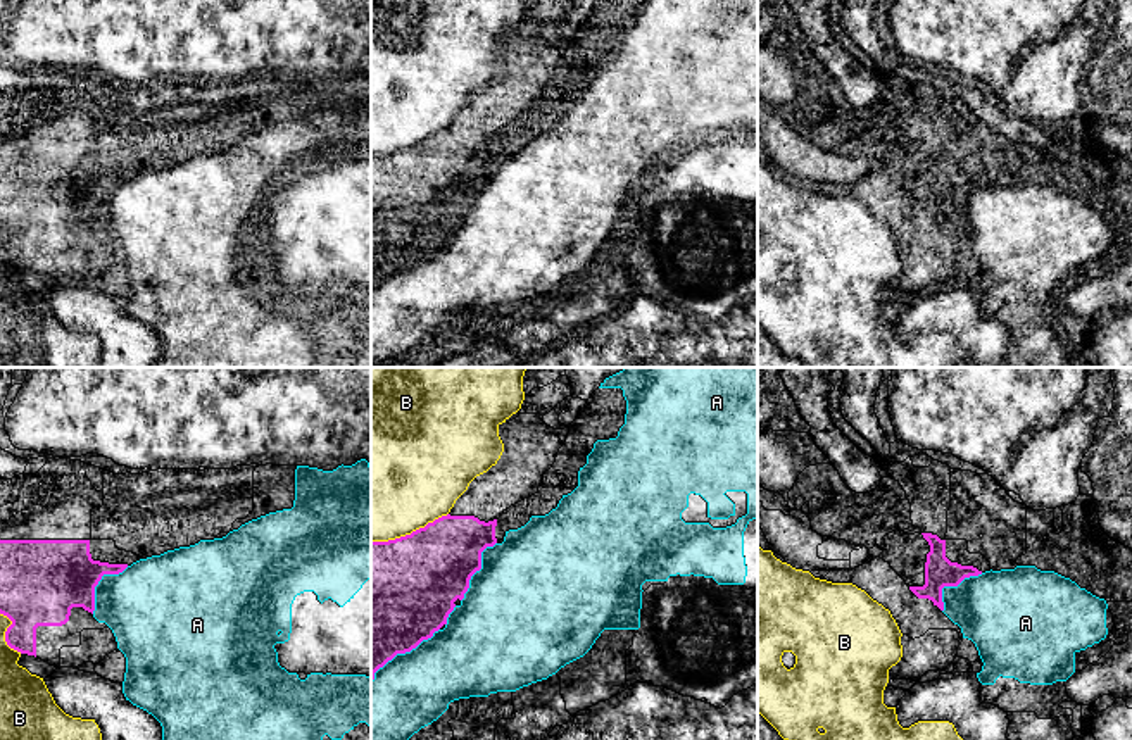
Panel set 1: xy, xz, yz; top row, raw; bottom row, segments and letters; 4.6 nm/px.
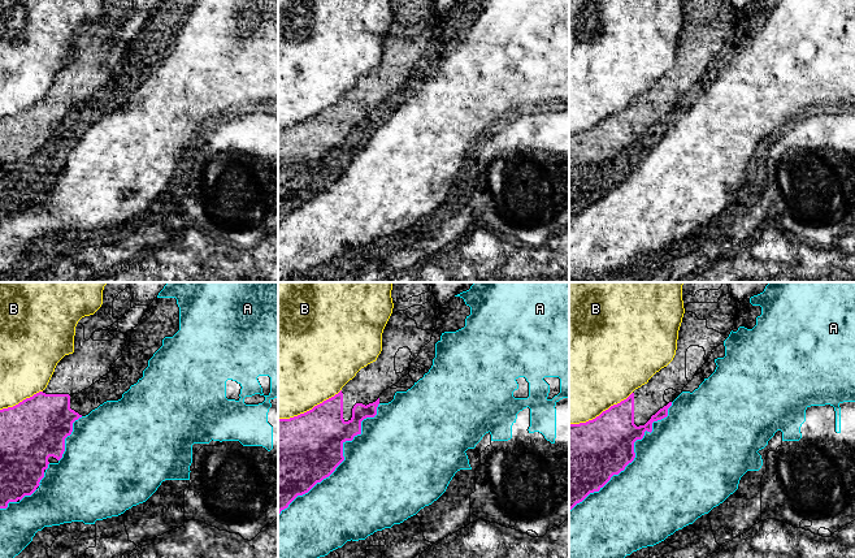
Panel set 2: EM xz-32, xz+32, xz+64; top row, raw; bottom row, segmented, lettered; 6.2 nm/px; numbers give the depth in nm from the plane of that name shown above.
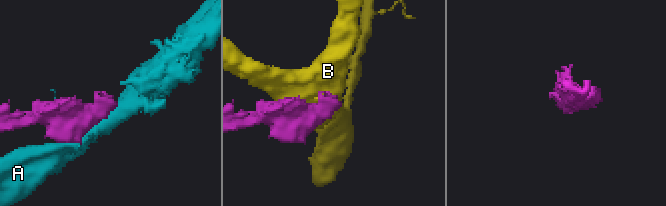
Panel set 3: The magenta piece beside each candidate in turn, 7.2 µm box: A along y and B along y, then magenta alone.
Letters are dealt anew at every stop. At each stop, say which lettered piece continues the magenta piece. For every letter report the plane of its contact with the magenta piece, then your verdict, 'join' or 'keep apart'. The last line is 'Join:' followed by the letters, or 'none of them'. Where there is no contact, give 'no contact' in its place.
A: contact in xz; keep apart
B: contact in xz; keep apart
Join: none of them

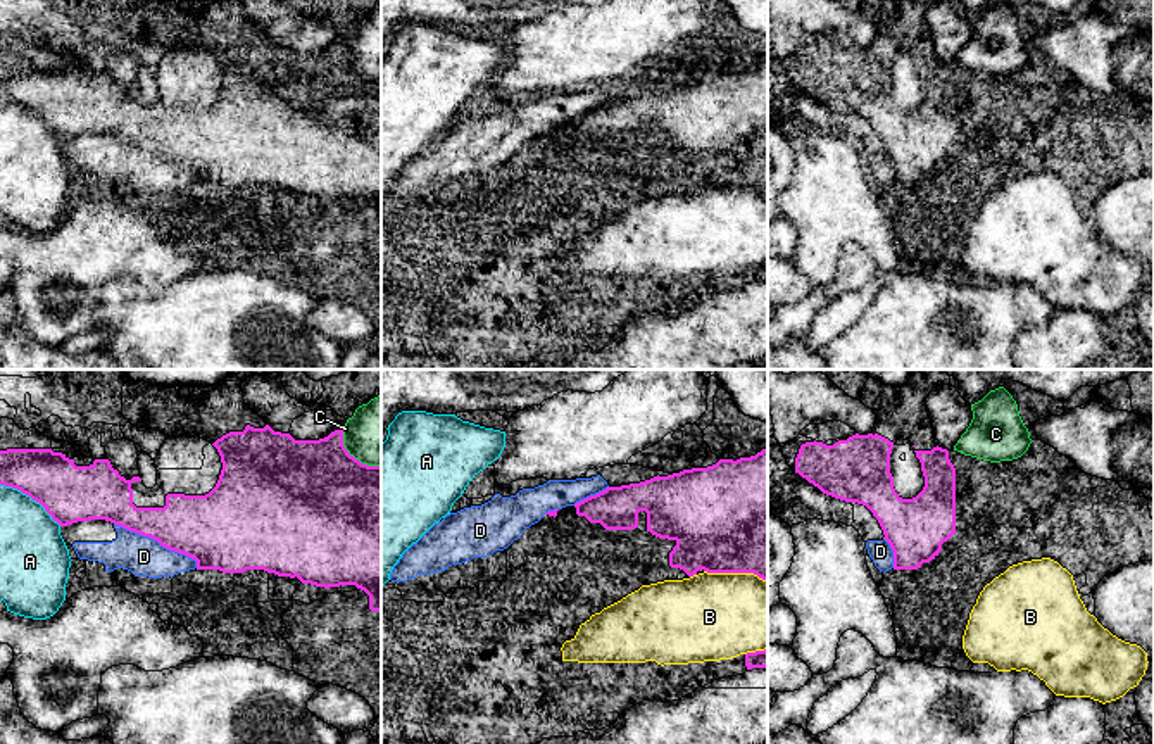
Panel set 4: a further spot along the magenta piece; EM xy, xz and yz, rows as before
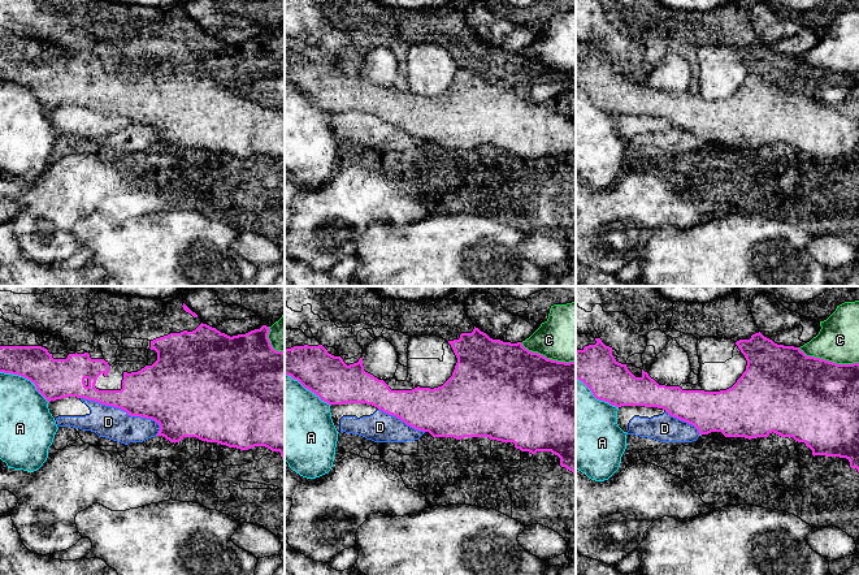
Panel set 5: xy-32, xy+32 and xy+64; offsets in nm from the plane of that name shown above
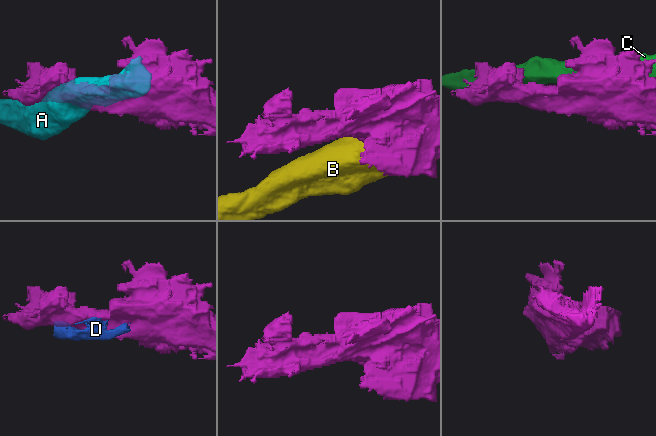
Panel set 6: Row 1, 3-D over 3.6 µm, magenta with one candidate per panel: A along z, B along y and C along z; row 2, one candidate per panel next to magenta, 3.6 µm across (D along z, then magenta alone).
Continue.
A: contact in xy; keep apart
B: contact in xz; keep apart
C: contact in xy; keep apart
D: contact in xy; keep apart
Join: none of them

